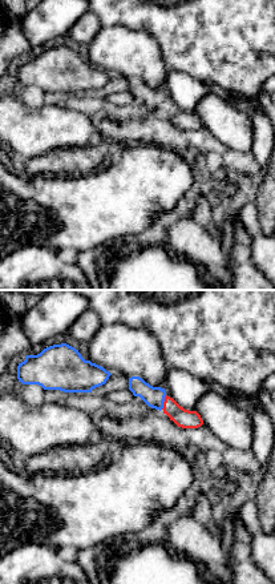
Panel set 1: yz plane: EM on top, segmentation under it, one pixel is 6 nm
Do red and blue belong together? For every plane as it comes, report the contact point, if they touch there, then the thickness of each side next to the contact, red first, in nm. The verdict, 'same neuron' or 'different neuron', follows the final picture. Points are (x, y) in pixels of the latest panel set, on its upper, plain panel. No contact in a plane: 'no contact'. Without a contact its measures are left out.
meets red at (164, 104); 110 nm thick on the red side, 130 nm on the other

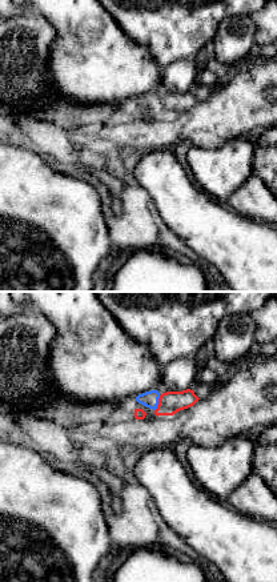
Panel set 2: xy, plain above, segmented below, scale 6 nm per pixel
meets red at (159, 105); 140 nm thick on the red side, 100 nm on the other

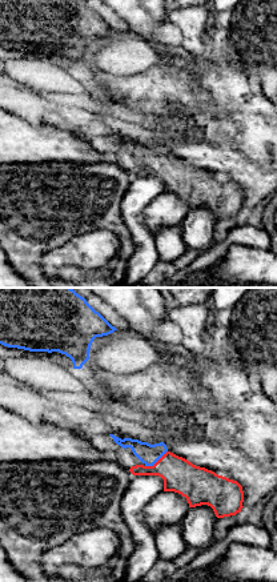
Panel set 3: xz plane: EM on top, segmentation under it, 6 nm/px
meets red at (157, 163); 200 nm thick on the red side, 120 nm on the other

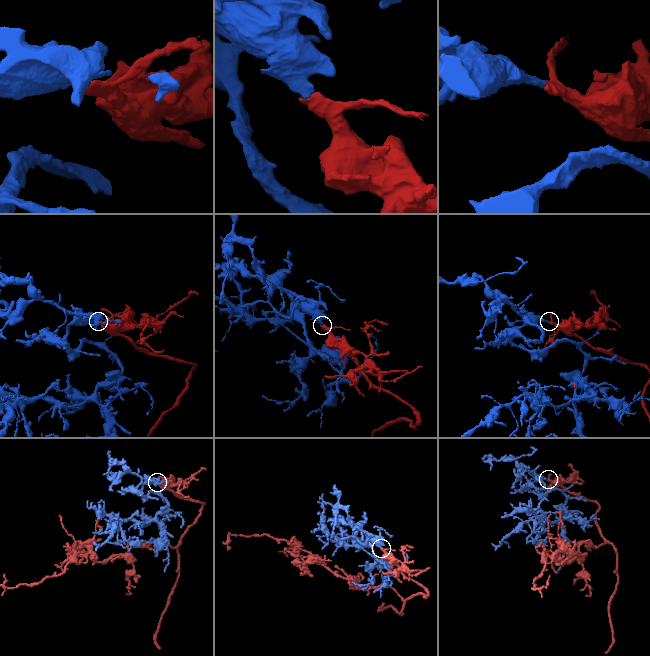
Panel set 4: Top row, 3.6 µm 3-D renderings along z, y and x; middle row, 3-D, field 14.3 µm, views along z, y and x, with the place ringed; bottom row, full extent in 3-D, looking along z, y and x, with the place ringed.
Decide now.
same neuron

